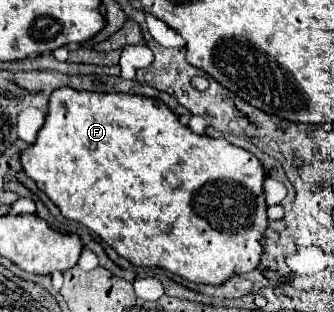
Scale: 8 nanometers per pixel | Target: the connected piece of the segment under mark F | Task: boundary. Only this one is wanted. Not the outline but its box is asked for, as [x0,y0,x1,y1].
[22,88,268,286]

